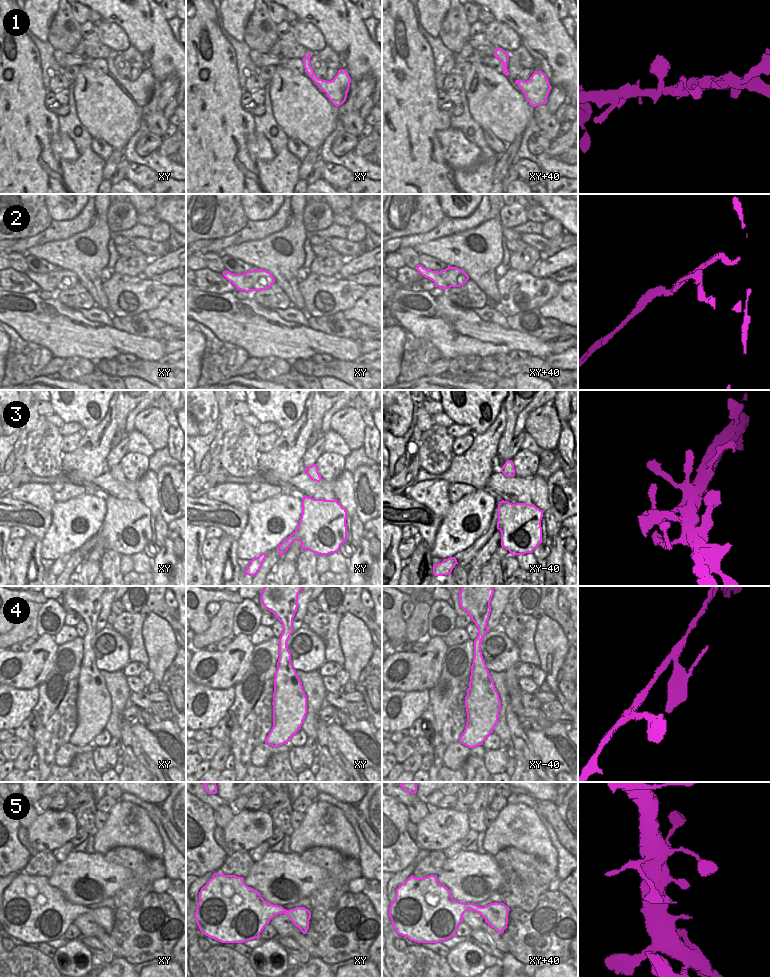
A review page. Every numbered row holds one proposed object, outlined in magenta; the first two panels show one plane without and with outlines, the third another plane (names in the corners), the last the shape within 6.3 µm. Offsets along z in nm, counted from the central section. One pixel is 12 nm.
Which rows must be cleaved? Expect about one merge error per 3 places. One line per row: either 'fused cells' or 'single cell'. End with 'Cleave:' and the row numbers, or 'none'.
1: single cell
2: fused cells
3: fused cells
4: single cell
5: single cell
Cleave: 2, 3

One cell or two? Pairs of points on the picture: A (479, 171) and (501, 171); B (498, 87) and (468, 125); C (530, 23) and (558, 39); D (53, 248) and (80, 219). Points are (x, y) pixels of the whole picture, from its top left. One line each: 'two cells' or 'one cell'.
A: two cells
B: two cells
C: one cell
D: two cells

